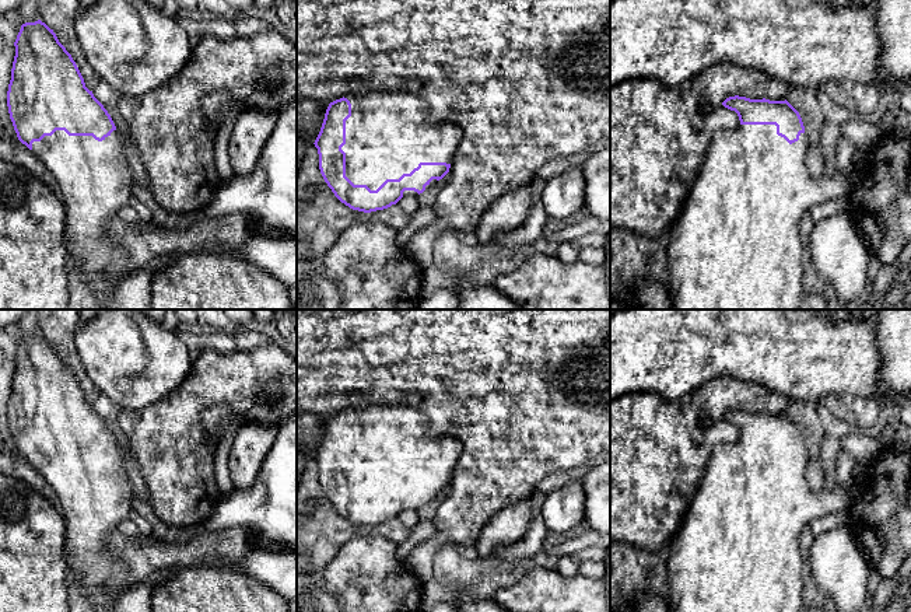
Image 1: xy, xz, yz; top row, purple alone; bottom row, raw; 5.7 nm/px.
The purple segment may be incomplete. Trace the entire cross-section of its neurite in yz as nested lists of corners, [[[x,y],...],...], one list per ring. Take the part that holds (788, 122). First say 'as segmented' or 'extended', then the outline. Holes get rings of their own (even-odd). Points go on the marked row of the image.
extended; [[[735,95],[726,98],[722,105],[737,113],[740,125],[737,129],[721,129],[714,133],[712,144],[708,148],[701,171],[684,202],[683,210],[668,232],[670,238],[668,246],[669,291],[673,310],[798,310],[803,297],[802,277],[805,270],[805,249],[799,231],[802,216],[820,202],[848,197],[851,189],[861,181],[861,172],[854,168],[848,172],[835,171],[823,178],[813,178],[805,162],[809,146],[802,118],[786,99],[750,99]]]

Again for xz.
extended; [[[395,88],[346,94],[330,102],[313,144],[334,196],[353,210],[371,213],[437,185],[449,172],[460,141],[460,126],[446,119],[432,122],[424,99]]]

